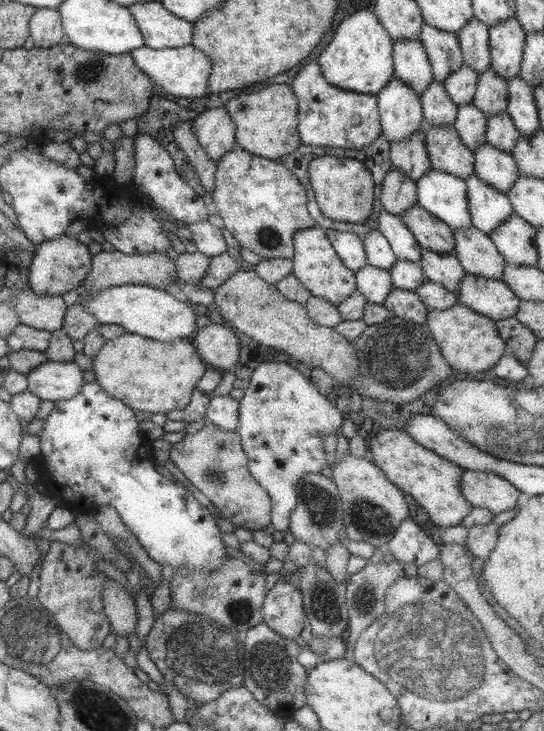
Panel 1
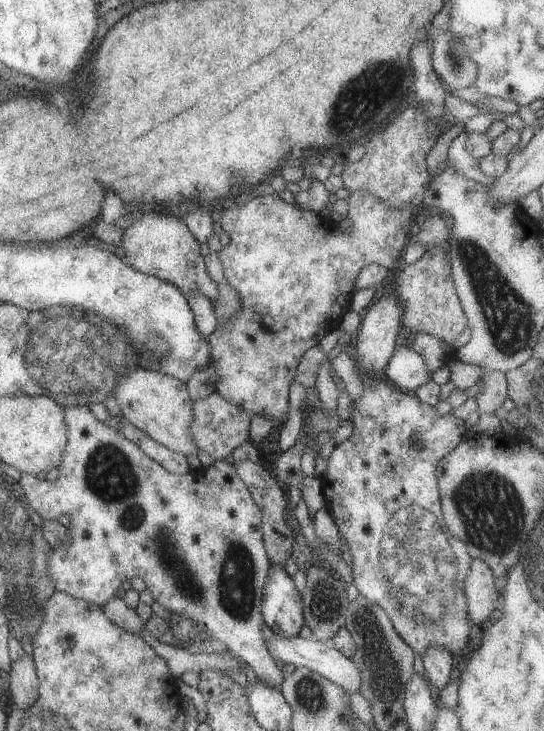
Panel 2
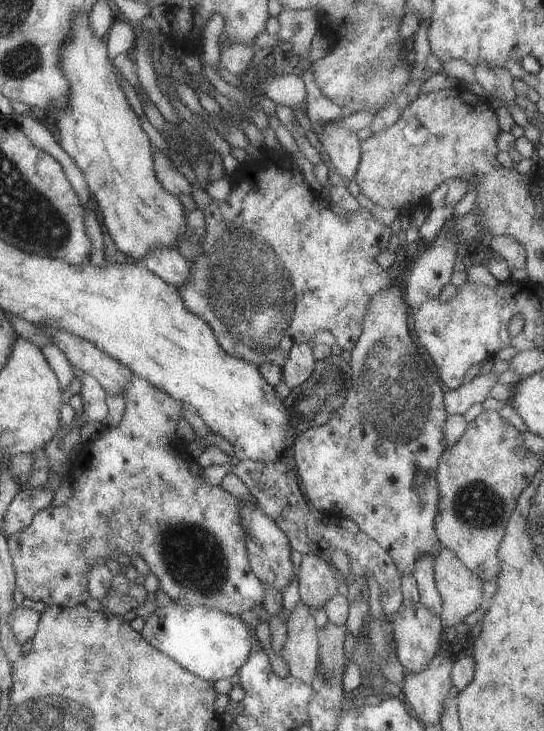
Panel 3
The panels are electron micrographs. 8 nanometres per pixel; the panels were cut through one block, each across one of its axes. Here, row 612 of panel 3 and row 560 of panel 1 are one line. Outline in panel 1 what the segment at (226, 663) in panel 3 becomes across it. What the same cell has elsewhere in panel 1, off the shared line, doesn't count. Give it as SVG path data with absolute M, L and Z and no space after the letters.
M83 382L75 396L54 401L53 409L43 420L42 431L37 436L45 467L39 472L51 482L69 486L69 492L75 494L71 498L93 502L97 507L113 508L122 526L134 535L153 562L161 566L167 564L174 569L184 566L187 571L211 572L222 564L224 558L228 558L216 519L185 487L155 471L153 453L149 450L151 446L147 440L143 440L142 432L137 429L135 411L124 402L111 398L96 382Z

